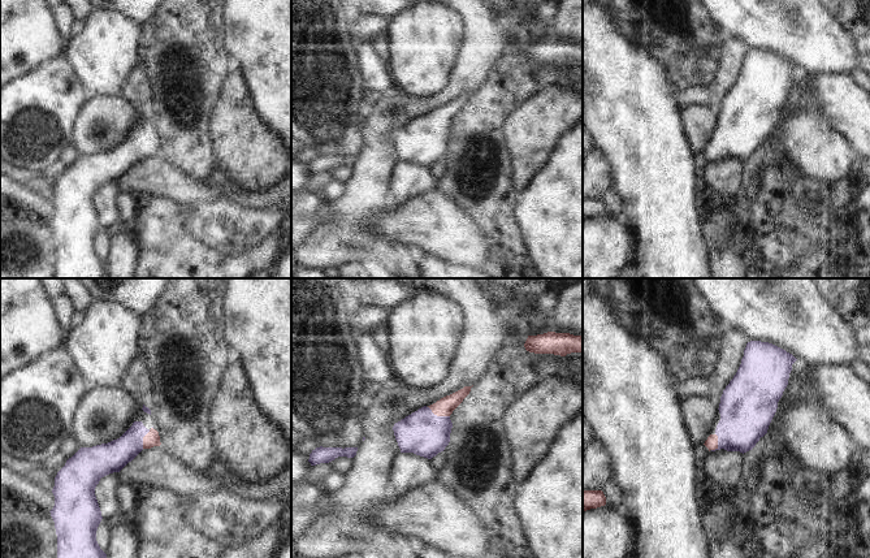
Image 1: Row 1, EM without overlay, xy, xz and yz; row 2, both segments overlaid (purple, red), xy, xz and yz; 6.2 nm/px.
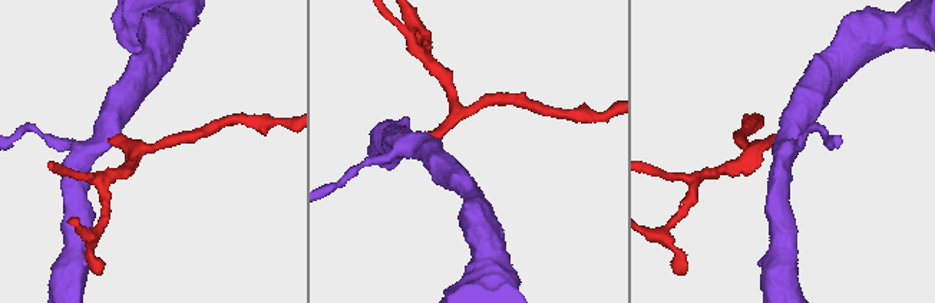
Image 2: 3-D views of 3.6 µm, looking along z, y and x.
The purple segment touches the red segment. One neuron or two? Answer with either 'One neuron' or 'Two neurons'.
One neuron.

